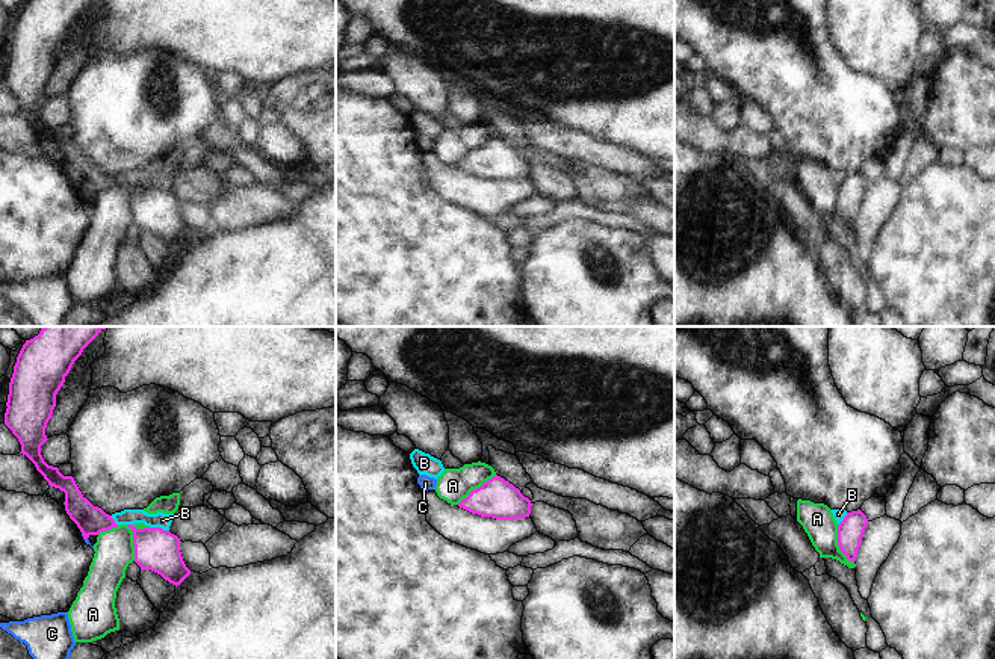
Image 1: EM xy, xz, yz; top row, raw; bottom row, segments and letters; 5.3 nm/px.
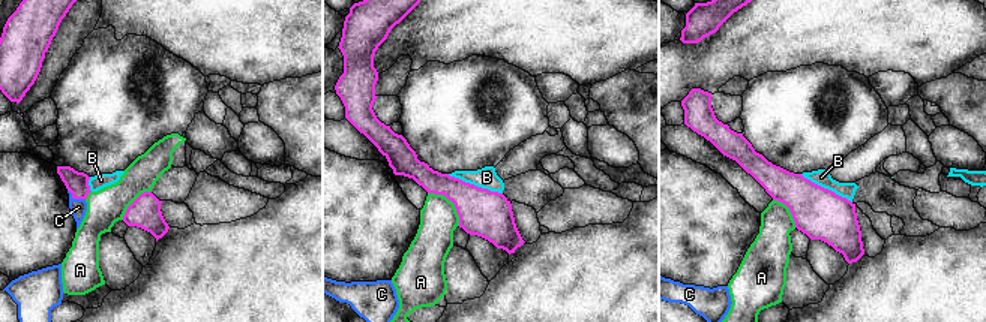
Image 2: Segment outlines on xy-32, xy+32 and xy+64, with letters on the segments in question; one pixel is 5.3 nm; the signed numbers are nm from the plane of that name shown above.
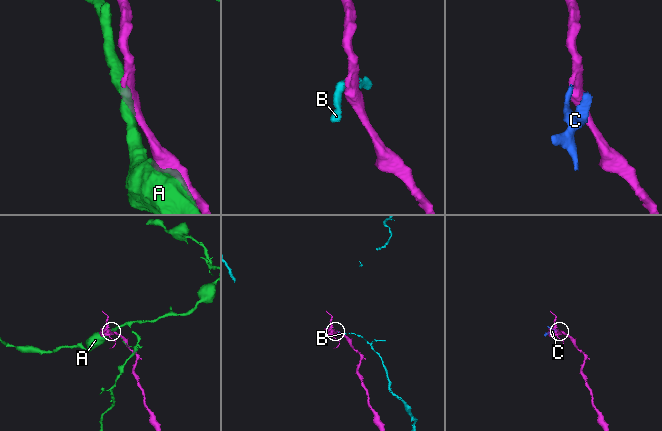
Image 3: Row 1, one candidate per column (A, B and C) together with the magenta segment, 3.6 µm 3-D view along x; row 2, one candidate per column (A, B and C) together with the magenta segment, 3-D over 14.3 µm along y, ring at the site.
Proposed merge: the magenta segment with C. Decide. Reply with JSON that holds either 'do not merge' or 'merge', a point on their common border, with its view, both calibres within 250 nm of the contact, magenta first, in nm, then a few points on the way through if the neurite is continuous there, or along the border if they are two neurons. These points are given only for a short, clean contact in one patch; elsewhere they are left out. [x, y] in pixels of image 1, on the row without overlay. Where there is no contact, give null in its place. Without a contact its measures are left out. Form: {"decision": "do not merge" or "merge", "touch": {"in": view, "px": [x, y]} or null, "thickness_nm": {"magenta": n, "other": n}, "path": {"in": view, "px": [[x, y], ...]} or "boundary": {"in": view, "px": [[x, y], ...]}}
{"decision": "merge", "touch": {"in": "xy", "px": [82, 194]}, "thickness_nm": {"magenta": 160, "other": 20}, "path": {"in": "xy", "px": [[91, 182], [82, 194], [82, 195]]}}

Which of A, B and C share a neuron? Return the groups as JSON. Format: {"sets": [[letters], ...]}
{"sets": [["A"], ["B"], ["C"]]}

